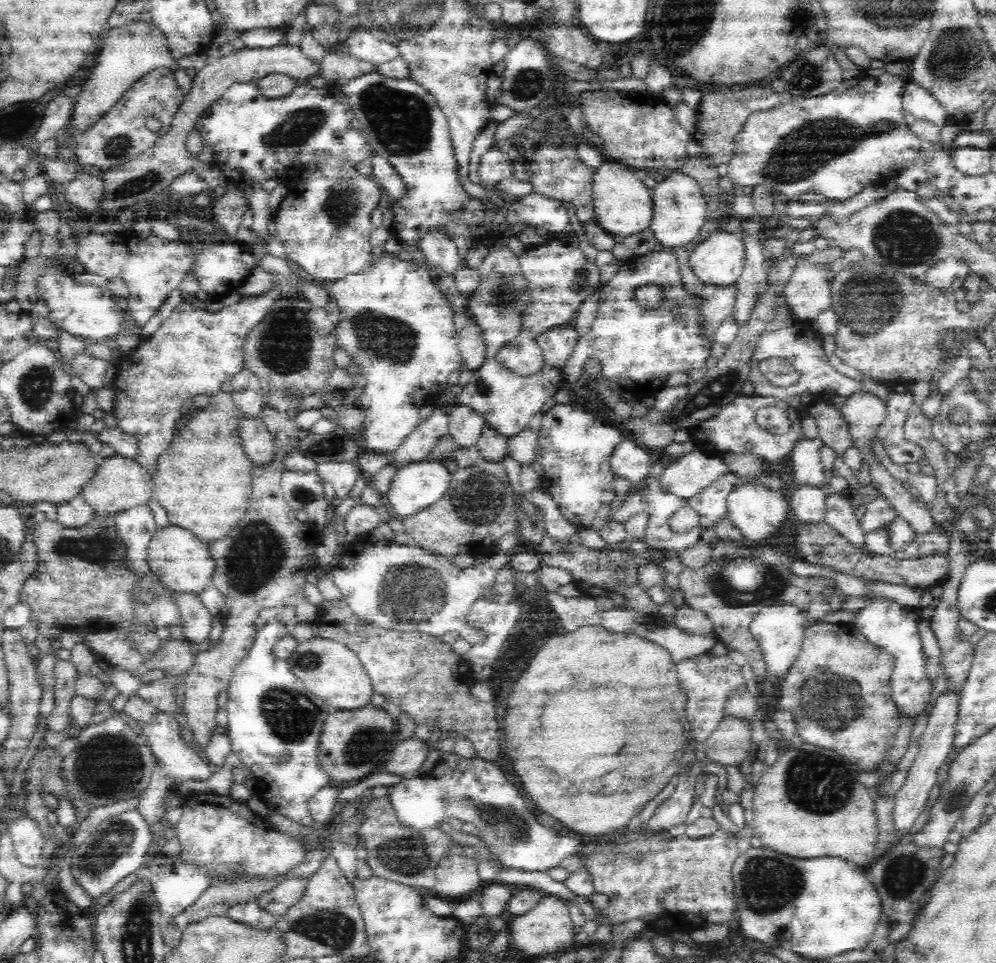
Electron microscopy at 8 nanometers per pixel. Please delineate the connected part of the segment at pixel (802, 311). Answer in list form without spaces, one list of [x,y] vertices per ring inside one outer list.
[[[796,261],[790,280],[783,288],[792,314],[801,320],[815,320],[831,309],[831,283],[817,262]]]

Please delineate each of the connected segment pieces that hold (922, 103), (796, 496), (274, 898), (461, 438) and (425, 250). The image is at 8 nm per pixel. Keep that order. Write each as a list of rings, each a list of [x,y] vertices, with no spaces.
[[[908,79],[903,90],[903,112],[912,114],[914,118],[932,122],[940,128],[948,123],[944,105],[917,82]]]
[[[800,484],[790,491],[788,499],[791,512],[802,523],[823,522],[827,494],[821,486]]]
[[[289,877],[280,882],[271,892],[260,895],[260,907],[274,917],[282,917],[302,898],[308,888],[308,877]]]
[[[456,403],[448,412],[450,428],[448,435],[459,446],[473,446],[485,428],[485,421],[478,411],[470,409],[468,404]]]
[[[441,231],[426,233],[419,242],[422,254],[435,274],[455,274],[460,266],[456,243]]]

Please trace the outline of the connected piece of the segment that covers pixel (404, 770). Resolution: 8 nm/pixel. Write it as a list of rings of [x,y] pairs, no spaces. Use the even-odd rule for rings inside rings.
[[[415,736],[400,741],[390,752],[390,758],[385,762],[382,772],[406,778],[419,776],[418,768],[422,766],[426,752],[428,745],[424,745]]]

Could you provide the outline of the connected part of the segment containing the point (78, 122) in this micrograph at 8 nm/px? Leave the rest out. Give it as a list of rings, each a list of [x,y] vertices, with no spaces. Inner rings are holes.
[[[134,20],[118,29],[110,29],[104,46],[100,50],[98,62],[92,68],[88,80],[76,96],[70,118],[66,126],[66,138],[57,140],[57,152],[54,160],[64,164],[78,164],[77,138],[94,126],[105,113],[109,113],[123,97],[123,94],[151,70],[170,67],[173,64],[171,51],[165,34],[149,20]]]

